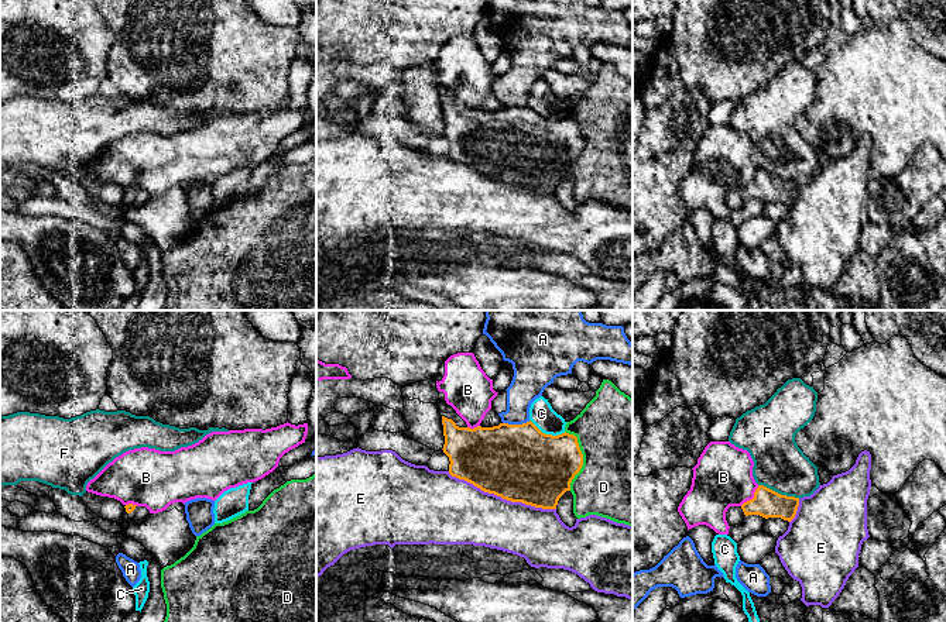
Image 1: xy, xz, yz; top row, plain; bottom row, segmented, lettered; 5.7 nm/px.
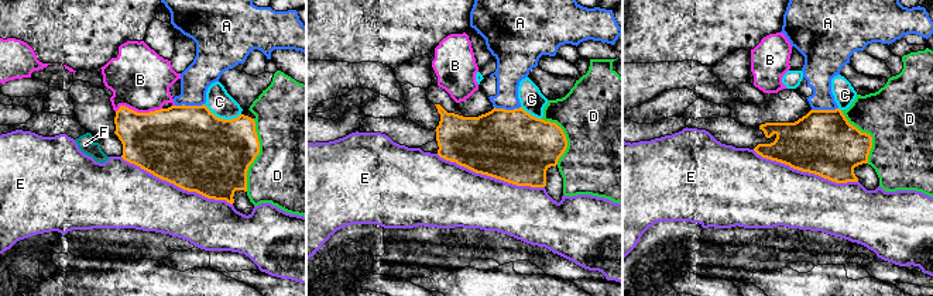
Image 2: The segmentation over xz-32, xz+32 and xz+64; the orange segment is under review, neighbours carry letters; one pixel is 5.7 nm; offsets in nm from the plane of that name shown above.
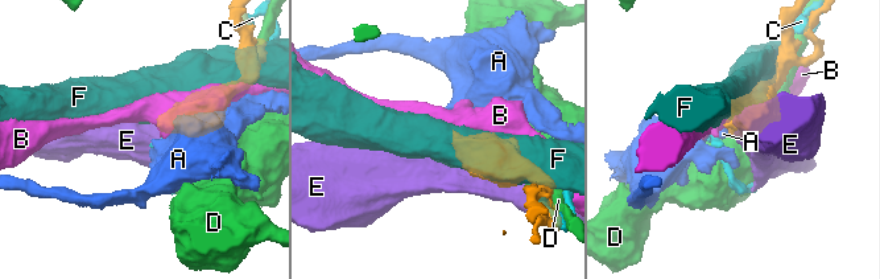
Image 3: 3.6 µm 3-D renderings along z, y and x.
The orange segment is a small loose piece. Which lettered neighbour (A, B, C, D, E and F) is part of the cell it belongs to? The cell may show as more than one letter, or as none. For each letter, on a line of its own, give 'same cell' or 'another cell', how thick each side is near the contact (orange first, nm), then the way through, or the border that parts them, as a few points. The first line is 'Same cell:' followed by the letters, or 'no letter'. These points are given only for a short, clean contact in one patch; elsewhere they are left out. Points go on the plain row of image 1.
Same cell: no letter
A: another cell; 440 nm thick on the orange side, 190 nm on the other; border along xz (530, 105), (503, 107)
B: another cell; 160 nm thick on the orange side, 340 nm on the other
C: another cell; 440 nm thick on the orange side, 140 nm on the other
D: another cell; 380 nm thick on the orange side, 500 nm on the other
E: another cell; 440 nm thick on the orange side, 360 nm on the other
F: another cell; 160 nm thick on the orange side, 300 nm on the other

